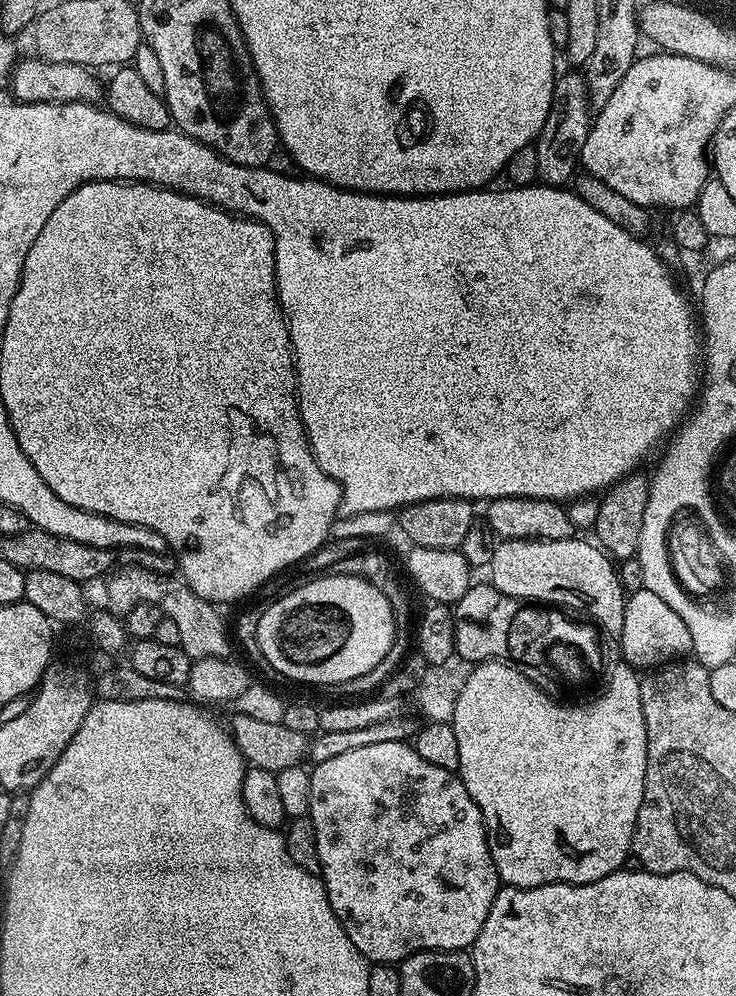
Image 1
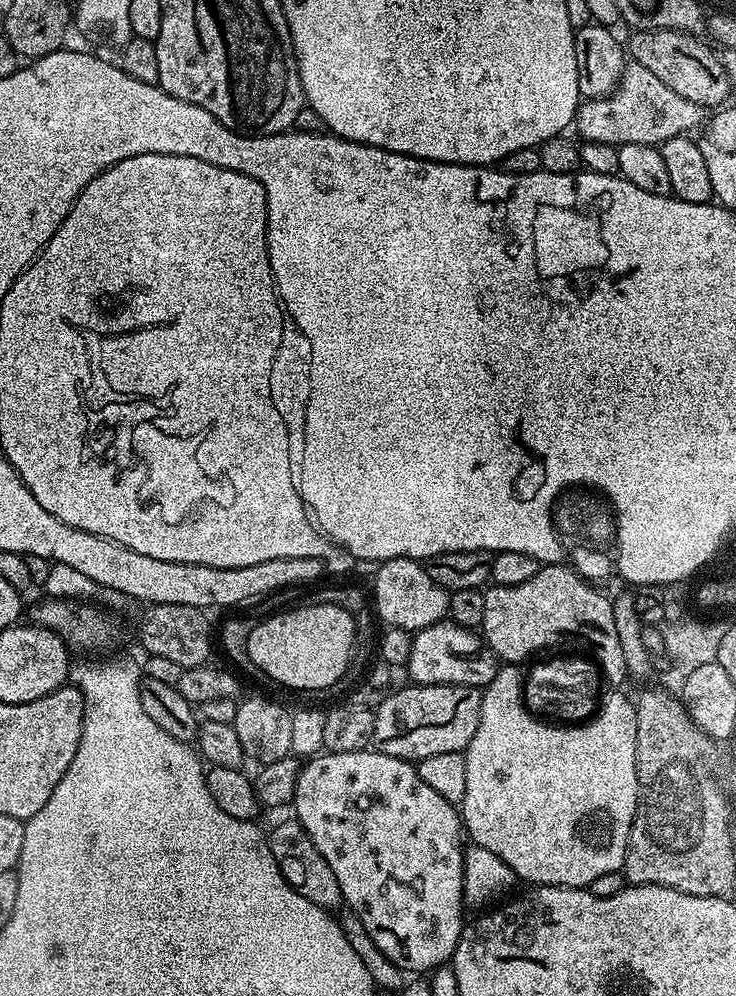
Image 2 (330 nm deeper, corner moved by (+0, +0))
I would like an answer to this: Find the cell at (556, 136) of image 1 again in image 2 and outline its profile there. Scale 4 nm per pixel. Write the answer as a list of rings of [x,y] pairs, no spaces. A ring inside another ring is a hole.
[[[628,62],[625,63],[620,85],[610,95],[581,103],[576,112],[574,128],[592,144],[659,146],[665,140],[691,133],[691,128],[699,129],[705,120],[706,110],[701,104],[682,98],[682,94],[674,94],[674,90],[670,90],[670,86],[666,86],[666,82],[659,80],[652,71],[646,70],[646,66]]]

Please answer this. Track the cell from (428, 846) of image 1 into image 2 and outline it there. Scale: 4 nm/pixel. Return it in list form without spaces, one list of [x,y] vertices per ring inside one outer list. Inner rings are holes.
[[[363,750],[350,753],[332,753],[325,751],[317,754],[301,767],[300,777],[296,783],[296,799],[294,801],[295,819],[300,821],[310,840],[317,847],[318,853],[326,858],[330,869],[334,870],[338,886],[343,896],[343,903],[366,926],[366,934],[374,938],[374,946],[394,962],[406,974],[428,974],[433,970],[447,965],[451,961],[454,950],[460,941],[460,934],[464,931],[466,917],[464,908],[464,854],[466,851],[466,836],[462,831],[462,816],[457,805],[446,802],[442,794],[435,793],[431,786],[426,786],[422,778],[416,773],[416,764],[394,758],[385,752]]]

